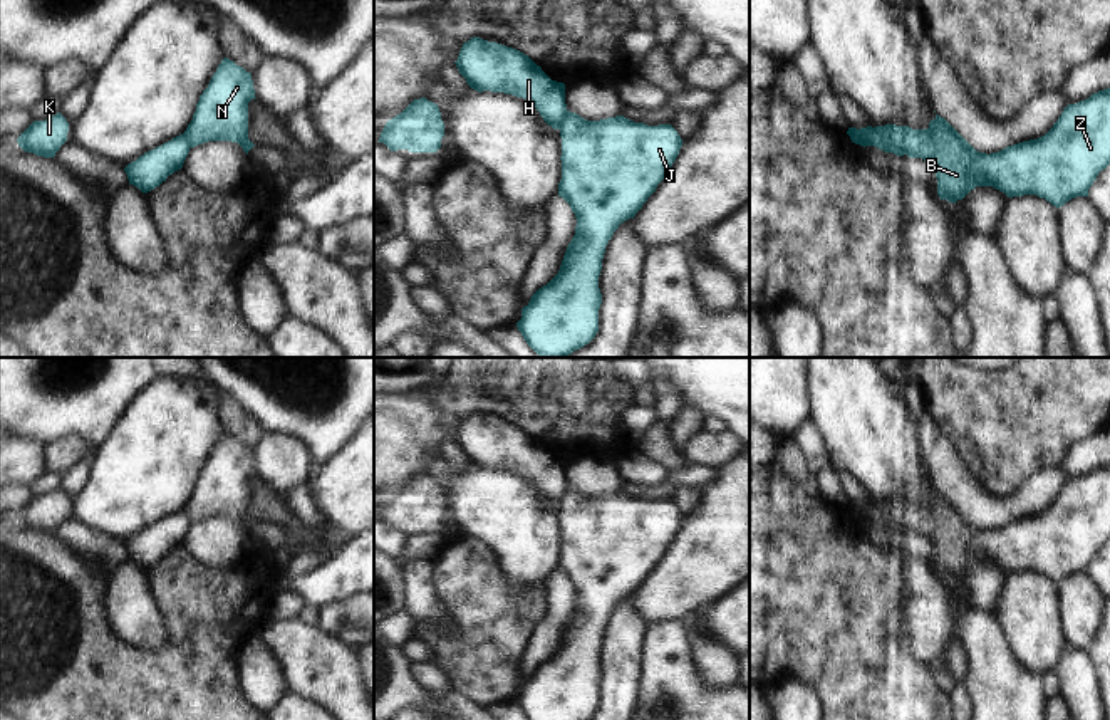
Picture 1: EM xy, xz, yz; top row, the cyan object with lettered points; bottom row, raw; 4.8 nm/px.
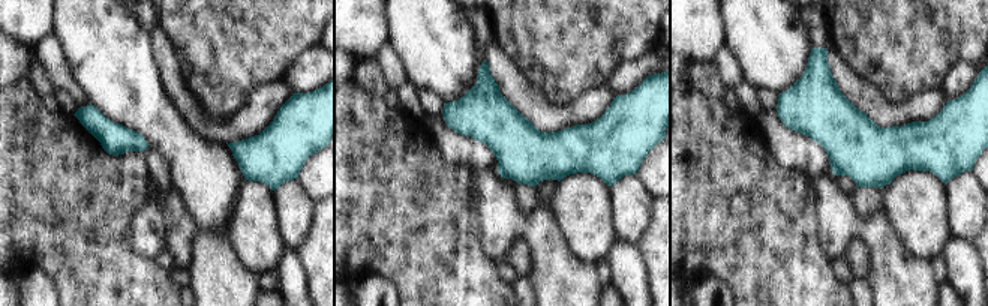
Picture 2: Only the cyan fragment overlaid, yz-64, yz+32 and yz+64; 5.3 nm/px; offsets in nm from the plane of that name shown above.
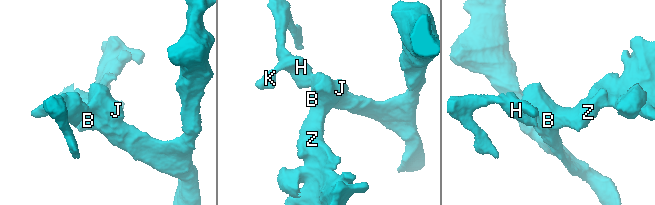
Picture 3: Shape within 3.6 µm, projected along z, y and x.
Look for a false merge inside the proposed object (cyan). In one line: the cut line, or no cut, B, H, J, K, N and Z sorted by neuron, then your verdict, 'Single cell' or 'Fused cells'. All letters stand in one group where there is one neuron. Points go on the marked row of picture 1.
Split along yz (872, 128), (886, 141), (906, 153). Groups: B J N Z / H K. Fused cells

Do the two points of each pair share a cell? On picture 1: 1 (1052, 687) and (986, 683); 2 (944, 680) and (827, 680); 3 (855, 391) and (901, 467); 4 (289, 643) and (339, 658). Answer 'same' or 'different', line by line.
1: different
2: different
3: same
4: same

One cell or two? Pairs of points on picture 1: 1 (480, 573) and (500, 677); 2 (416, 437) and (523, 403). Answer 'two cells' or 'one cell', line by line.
1: one cell
2: one cell

